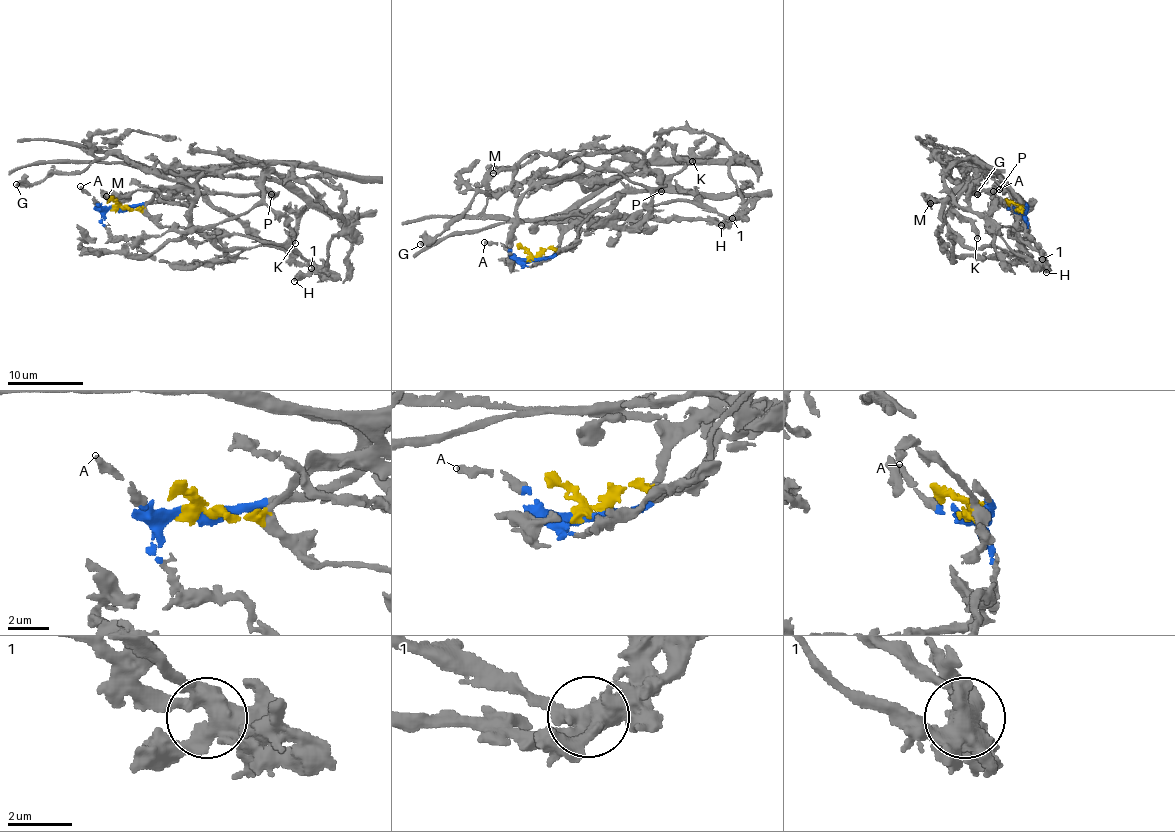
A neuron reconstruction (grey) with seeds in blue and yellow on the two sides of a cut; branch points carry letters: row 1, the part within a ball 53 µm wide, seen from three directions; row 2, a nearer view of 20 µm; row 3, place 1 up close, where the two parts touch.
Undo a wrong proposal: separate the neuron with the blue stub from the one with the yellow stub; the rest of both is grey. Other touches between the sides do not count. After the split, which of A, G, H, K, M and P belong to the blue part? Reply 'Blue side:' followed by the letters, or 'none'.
Blue side: A, H, K

